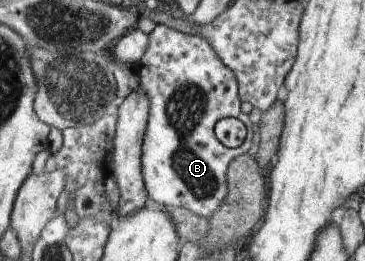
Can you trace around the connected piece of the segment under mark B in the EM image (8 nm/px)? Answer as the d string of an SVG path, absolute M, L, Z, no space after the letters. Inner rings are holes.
M156 25L149 34L149 49L140 59L138 65L140 85L151 99L150 118L144 139L142 165L144 180L150 197L165 207L185 208L201 217L212 219L219 211L229 193L228 169L233 160L246 154L257 140L253 131L251 114L241 111L240 85L235 72L231 71L201 36L182 33L171 26ZM225 118L241 119L249 133L245 143L236 148L227 147L219 141L216 125Z

